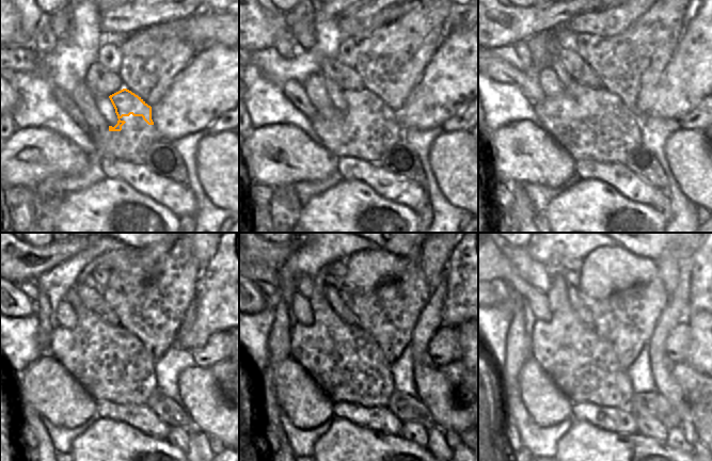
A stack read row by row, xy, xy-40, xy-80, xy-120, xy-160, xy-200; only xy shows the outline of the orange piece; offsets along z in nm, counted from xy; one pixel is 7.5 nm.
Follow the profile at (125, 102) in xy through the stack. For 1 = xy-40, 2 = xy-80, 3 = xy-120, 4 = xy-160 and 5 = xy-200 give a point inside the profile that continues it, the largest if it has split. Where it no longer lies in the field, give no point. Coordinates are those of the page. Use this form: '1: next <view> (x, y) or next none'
1: next xy-40 (363, 102)
2: next xy-80 (602, 102)
3: next xy-120 (123, 343)
4: next xy-160 (362, 344)
5: next xy-200 (591, 358)

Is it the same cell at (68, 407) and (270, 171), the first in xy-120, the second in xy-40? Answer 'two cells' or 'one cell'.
one cell

